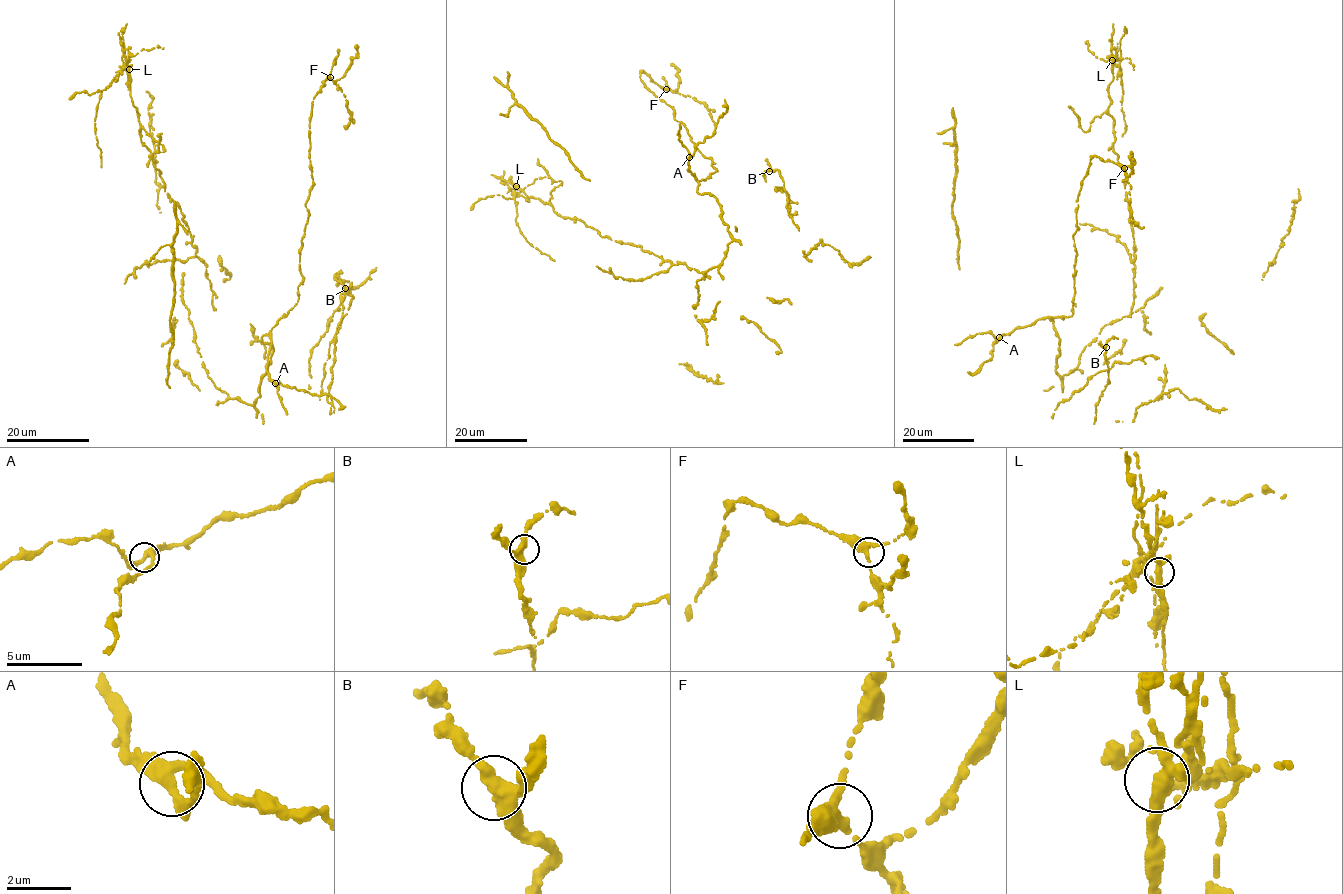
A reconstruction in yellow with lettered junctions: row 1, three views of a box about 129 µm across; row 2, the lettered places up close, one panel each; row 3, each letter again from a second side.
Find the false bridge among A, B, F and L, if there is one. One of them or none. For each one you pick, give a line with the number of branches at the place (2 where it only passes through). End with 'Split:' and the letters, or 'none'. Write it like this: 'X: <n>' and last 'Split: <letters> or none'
L: 3
Split: L

